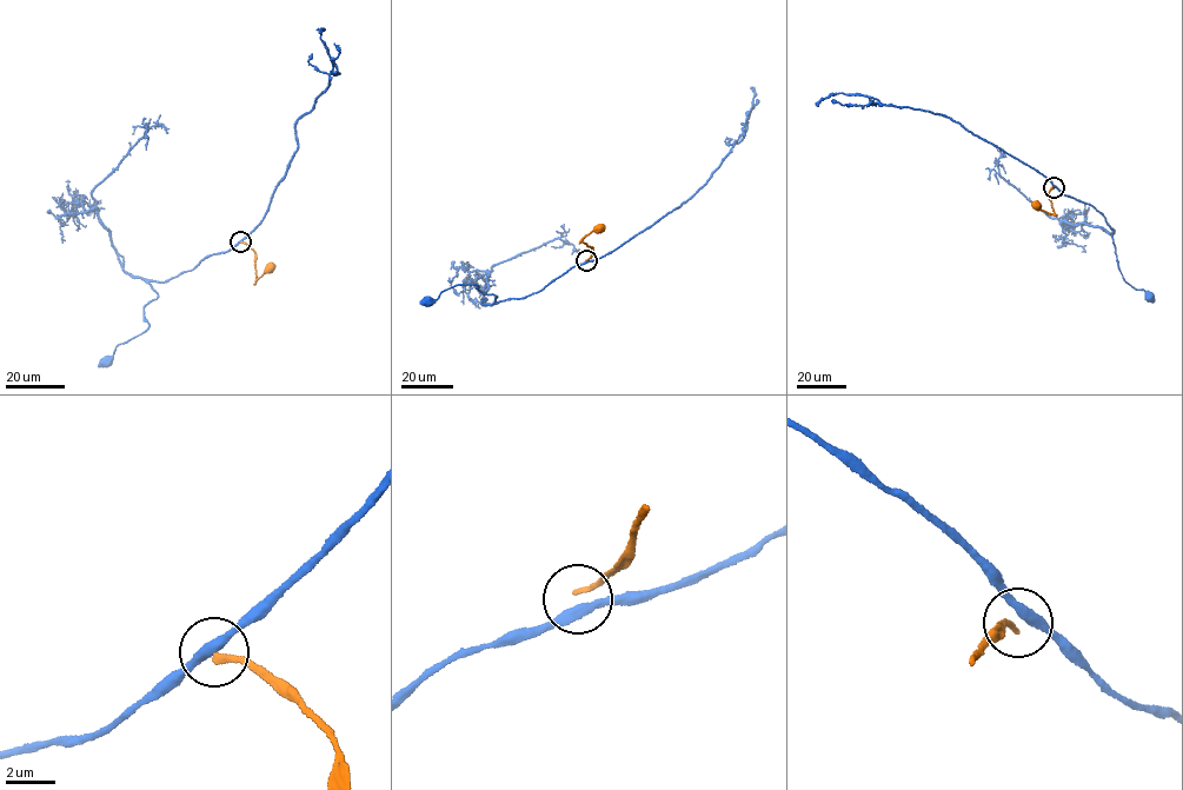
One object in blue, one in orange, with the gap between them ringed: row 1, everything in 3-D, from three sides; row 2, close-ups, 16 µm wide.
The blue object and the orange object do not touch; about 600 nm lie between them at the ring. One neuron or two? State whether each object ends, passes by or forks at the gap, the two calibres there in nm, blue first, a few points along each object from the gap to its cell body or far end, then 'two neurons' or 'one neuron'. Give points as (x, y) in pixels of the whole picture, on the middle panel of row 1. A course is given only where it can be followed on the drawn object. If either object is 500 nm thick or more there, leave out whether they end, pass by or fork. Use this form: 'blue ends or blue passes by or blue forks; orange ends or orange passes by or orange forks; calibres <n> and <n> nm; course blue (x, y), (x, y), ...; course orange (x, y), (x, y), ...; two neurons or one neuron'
blue passes by; orange ends; calibres 380 and 220 nm; course blue (585, 261), (540, 291), (522, 298), (494, 303), (496, 296), (480, 291), (477, 285), (458, 285), (429, 301); course orange (586, 260), (592, 250), (582, 240), (604, 225); two neurons

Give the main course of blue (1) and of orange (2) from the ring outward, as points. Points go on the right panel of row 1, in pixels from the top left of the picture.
1: (1054, 186), (1103, 216), (1112, 230), (1117, 261), (1124, 280), (1150, 296)
2: (1054, 187), (1049, 193), (1052, 213), (1032, 203)

